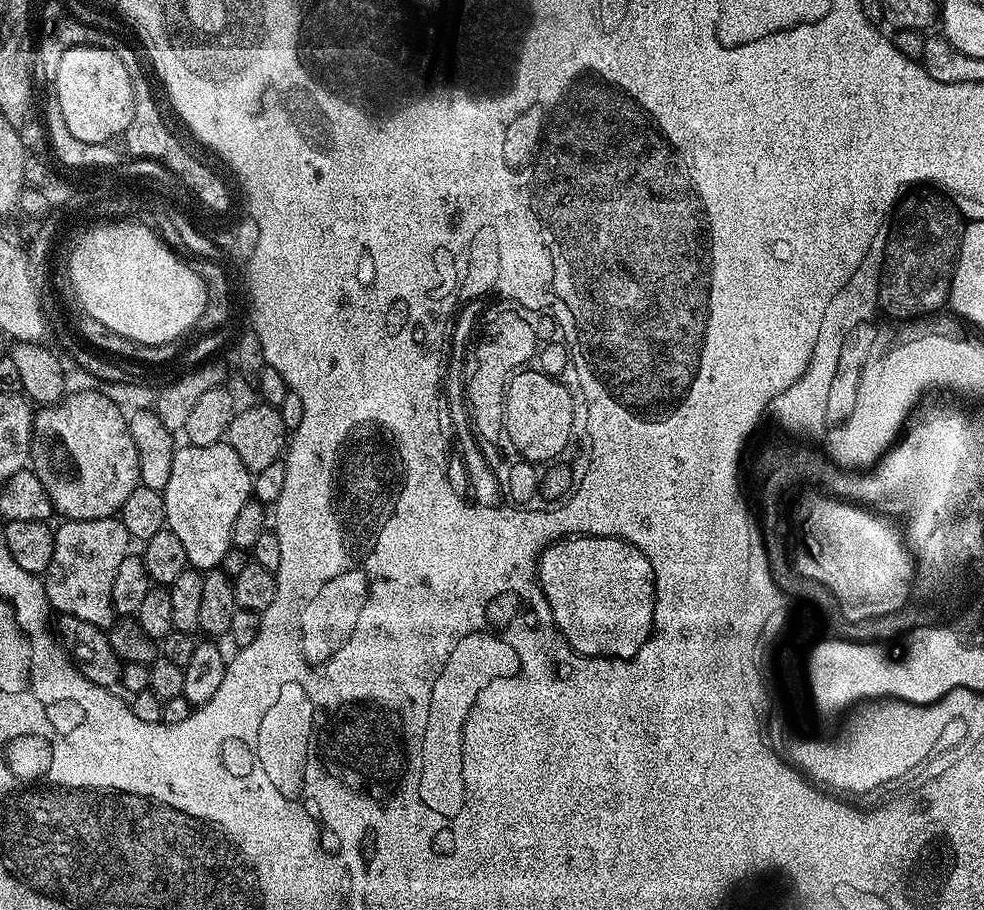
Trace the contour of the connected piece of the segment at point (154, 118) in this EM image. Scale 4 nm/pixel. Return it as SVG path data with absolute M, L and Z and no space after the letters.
M117 33L112 40L93 40L91 44L96 48L119 51L123 64L126 66L126 72L130 76L131 86L134 90L134 116L122 137L122 142L125 142L130 152L129 155L137 159L161 161L164 167L185 185L195 201L197 199L212 212L226 211L232 200L225 182L208 165L200 162L192 153L188 152L171 130L162 123L162 116L154 100L152 88L144 76L139 60L135 58L135 52L122 47L123 39Z

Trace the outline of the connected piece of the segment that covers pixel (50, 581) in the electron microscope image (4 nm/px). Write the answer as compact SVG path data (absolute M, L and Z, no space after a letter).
M116 516L64 520L55 525L54 531L54 558L50 558L48 571L42 576L49 605L55 611L57 608L60 616L73 616L107 630L118 619L112 601L114 577L122 558L130 554L132 535Z

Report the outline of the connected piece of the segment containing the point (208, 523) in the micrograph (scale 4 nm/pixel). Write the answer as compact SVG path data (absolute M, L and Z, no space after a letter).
M227 442L211 444L210 446L177 447L174 454L174 466L170 466L170 482L164 487L164 501L166 502L166 527L182 542L186 550L186 558L193 569L207 570L219 568L228 551L233 548L232 531L234 530L234 518L238 518L238 510L252 496L253 473L242 466L242 458L234 454L234 450Z

